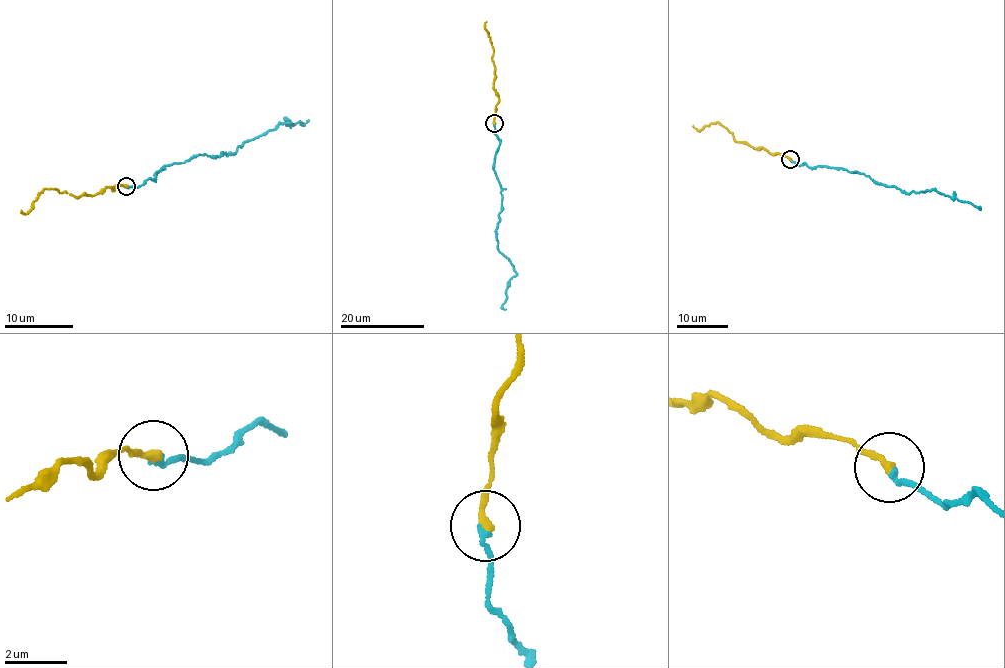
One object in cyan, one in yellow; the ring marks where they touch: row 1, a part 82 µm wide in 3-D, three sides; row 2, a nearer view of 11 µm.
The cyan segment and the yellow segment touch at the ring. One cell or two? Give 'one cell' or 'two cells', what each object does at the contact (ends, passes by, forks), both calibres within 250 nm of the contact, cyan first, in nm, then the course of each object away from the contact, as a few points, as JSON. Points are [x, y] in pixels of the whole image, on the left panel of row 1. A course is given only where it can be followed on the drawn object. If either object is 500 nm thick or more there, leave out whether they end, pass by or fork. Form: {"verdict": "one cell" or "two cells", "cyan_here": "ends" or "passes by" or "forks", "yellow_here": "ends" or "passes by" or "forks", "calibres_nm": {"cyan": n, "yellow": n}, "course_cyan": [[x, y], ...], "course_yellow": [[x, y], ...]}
{"verdict": "one cell", "cyan_here": "ends", "yellow_here": "ends", "calibres_nm": {"cyan": 190, "yellow": 280}, "course_cyan": [[126, 185], [156, 179], [166, 166], [199, 154], [235, 152], [282, 123], [309, 119]], "course_yellow": [[126, 185], [111, 190], [106, 186], [76, 198], [52, 188], [38, 194], [26, 214], [21, 209]]}

